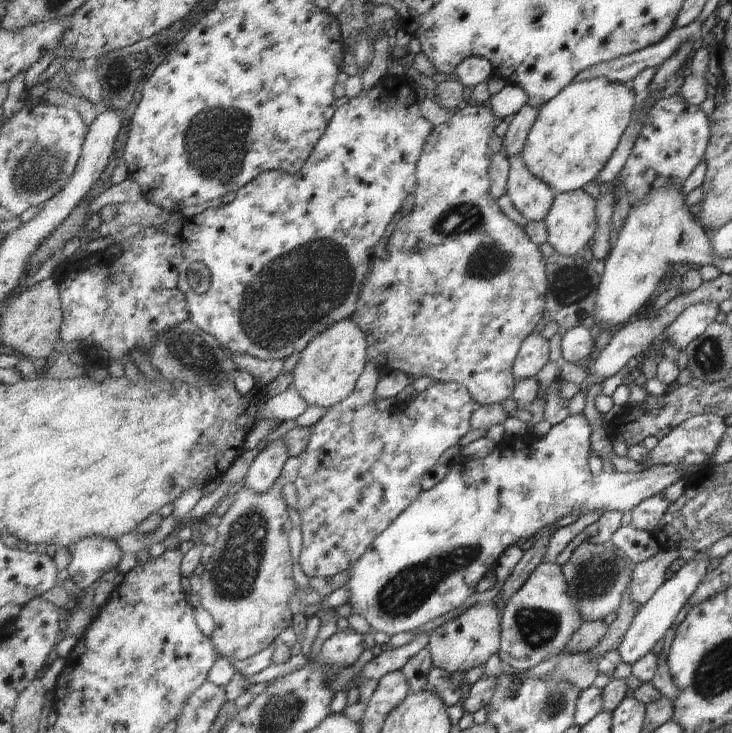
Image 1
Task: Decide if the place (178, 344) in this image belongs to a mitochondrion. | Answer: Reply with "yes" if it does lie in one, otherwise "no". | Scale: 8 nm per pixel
yes

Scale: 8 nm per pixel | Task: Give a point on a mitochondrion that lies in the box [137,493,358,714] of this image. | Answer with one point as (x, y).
(236, 572)

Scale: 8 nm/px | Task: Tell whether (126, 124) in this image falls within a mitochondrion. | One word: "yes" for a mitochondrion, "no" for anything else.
no

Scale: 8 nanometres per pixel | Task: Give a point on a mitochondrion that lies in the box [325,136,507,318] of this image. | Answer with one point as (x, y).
(466, 218)

